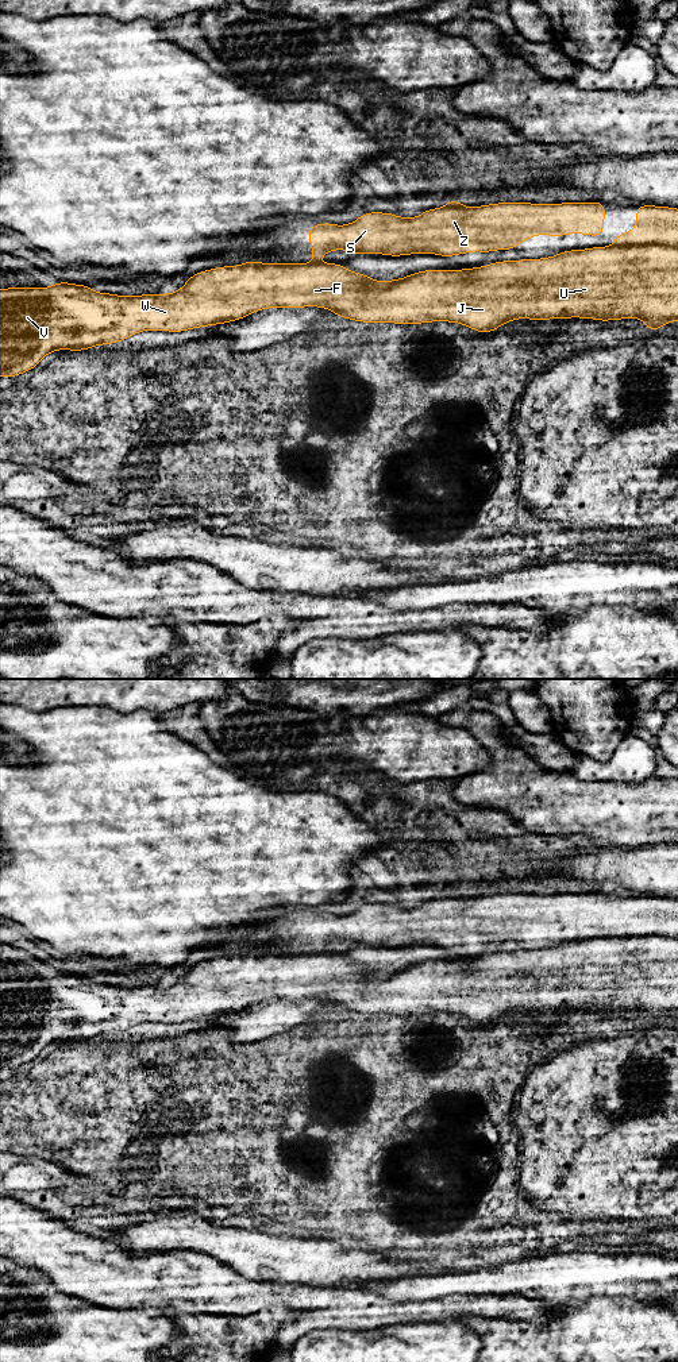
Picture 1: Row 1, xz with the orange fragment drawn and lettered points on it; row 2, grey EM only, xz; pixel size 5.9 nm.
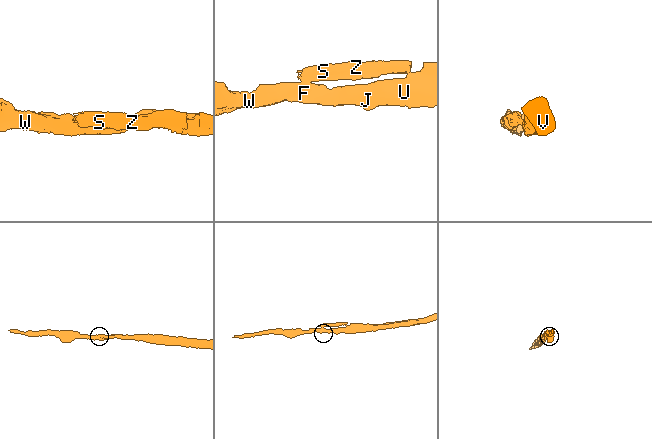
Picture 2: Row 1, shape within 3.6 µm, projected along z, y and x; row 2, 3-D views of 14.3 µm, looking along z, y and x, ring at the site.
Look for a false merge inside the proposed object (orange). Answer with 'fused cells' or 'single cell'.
fused cells

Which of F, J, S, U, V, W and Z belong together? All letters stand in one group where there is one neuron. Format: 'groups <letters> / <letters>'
groups F J U V W / S Z

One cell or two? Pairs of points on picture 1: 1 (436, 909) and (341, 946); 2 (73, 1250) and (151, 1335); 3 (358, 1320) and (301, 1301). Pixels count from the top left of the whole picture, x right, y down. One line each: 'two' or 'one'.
1: one
2: two
3: one

